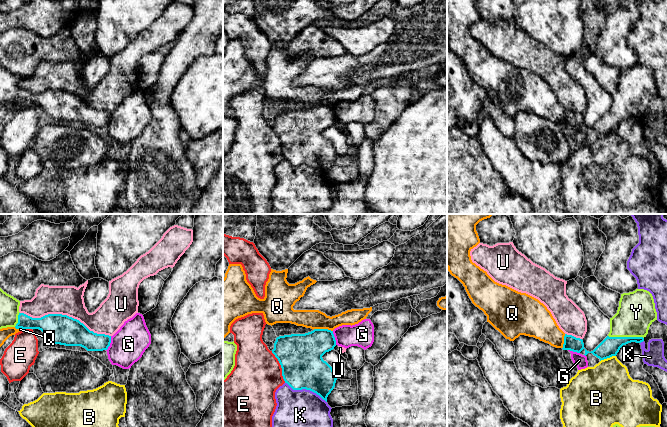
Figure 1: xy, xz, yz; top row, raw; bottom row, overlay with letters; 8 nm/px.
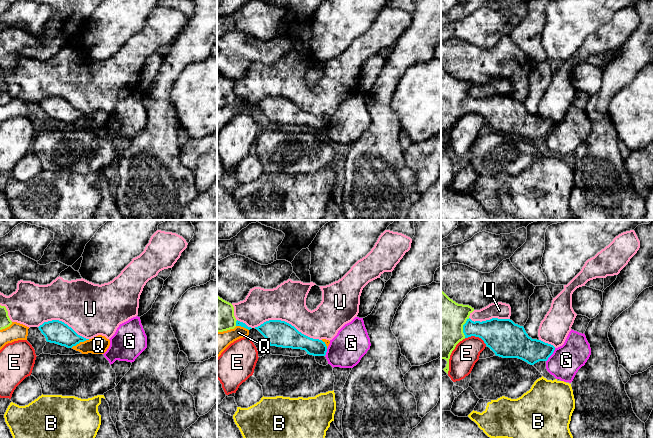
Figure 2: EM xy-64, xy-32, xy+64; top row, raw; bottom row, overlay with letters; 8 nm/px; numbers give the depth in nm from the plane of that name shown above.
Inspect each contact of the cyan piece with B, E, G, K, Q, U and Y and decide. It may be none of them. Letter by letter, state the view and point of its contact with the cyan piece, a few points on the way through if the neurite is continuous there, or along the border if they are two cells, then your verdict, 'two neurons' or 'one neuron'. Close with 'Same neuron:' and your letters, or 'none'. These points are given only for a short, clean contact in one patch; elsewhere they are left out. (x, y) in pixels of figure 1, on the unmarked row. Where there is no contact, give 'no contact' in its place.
B: meets cyan in yz at (607, 133); border along yz (615, 131), (600, 137); two neurons
E: meets cyan in xz at (281, 143); two neurons
G: meets cyan in xy at (110, 118); runs through xy (80, 111), (93, 118), (110, 118), (128, 120); one neuron
K: meets cyan in xz at (306, 165); border along xz (285, 158), (293, 165), (309, 165), (326, 178); two neurons
Q: meets cyan in xz at (323, 105); two neurons
U: meets cyan in xy at (65, 91); two neurons
Y: meets cyan in yz at (626, 113); two neurons
Same neuron: G

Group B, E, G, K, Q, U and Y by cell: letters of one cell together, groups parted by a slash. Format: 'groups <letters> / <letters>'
groups B / E / G / K / Q / U / Y

